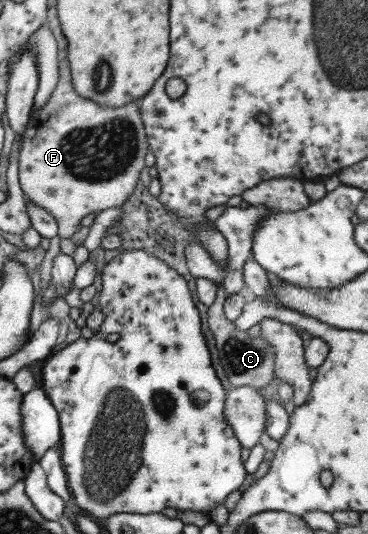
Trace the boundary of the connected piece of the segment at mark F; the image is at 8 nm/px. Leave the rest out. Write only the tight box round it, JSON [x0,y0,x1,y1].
[19,57,149,238]

